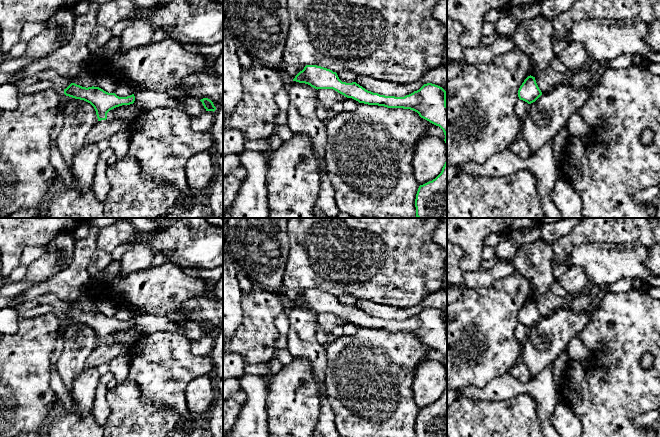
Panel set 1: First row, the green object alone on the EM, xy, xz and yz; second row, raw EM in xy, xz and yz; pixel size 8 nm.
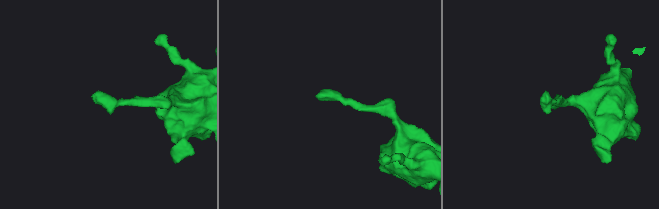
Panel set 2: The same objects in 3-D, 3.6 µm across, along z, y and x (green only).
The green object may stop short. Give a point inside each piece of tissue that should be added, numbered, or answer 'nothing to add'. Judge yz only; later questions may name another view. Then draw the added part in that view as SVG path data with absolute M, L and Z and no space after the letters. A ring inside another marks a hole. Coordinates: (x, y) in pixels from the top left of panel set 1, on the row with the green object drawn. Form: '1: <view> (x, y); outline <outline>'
nothing to add

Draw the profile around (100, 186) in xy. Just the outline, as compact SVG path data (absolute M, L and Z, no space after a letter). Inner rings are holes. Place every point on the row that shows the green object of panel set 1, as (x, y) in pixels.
M99 159L96 164L94 179L91 188L96 199L102 203L104 203L110 190L110 182L106 176L107 168L108 166L106 164L106 161Z

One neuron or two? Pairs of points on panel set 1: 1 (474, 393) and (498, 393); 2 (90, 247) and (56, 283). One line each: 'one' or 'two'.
1: one
2: one

